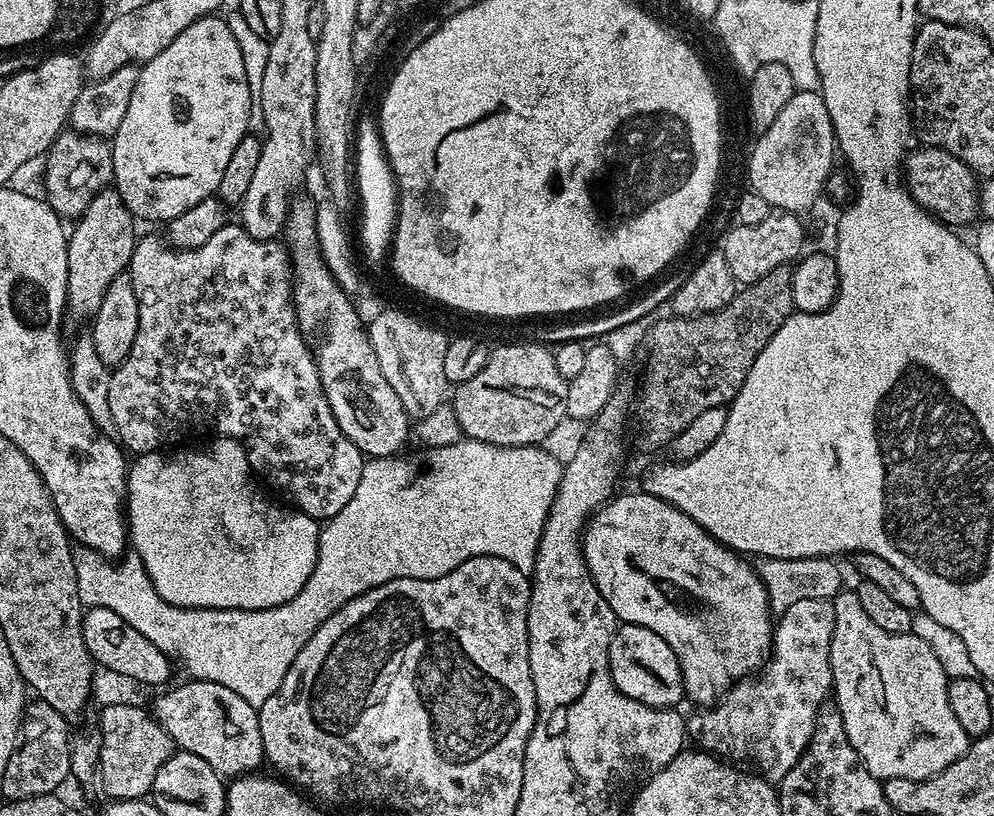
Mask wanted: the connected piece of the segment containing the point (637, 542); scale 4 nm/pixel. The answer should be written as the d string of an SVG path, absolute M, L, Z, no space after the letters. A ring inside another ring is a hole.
M637 490L633 496L619 496L609 500L586 525L582 543L584 545L584 560L588 564L588 575L594 578L602 598L606 598L606 602L610 602L610 610L614 610L617 621L646 626L650 630L654 630L654 634L658 634L658 638L662 638L668 643L670 650L676 655L676 661L680 663L680 679L687 699L689 696L690 699L697 700L700 706L711 706L726 695L733 684L751 677L757 670L763 669L766 661L772 655L774 613L772 605L768 603L764 583L760 581L760 575L757 574L755 567L744 561L747 559L743 555L733 552L731 548L725 548L700 524L694 523L686 514L682 514L677 508L667 504L665 500L659 500L658 497L649 496L640 490Z

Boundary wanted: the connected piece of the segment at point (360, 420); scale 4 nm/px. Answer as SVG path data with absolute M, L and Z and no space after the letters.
M298 199L289 207L286 221L283 223L282 240L290 257L290 276L294 284L294 303L296 318L300 331L305 334L312 332L311 339L320 343L320 356L315 357L316 369L320 371L320 384L328 396L330 410L338 422L338 426L360 447L360 451L368 458L392 458L404 444L408 436L410 417L405 412L398 394L386 382L382 374L382 366L378 366L378 358L374 354L374 346L368 337L365 321L360 321L356 308L352 305L353 297L340 288L338 282L331 276L326 262L320 255L318 234L316 233L316 208L308 200Z

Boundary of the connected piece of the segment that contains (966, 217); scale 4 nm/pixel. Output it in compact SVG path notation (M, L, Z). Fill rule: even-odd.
M921 147L921 152L916 152L906 160L906 187L913 200L929 214L935 214L943 223L949 226L968 224L978 216L978 176L971 168L967 168L961 160L954 158L941 148Z

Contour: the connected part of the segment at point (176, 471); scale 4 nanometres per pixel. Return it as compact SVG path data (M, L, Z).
M216 438L213 441L205 452L188 452L185 456L172 456L169 460L159 451L145 452L137 455L133 459L136 460L133 464L131 461L126 472L128 477L126 532L130 537L130 548L140 555L140 560L144 563L144 572L148 575L149 582L147 581L147 583L150 585L151 591L175 608L244 608L246 610L276 608L280 604L285 604L290 598L294 598L298 594L298 590L302 590L302 586L310 578L316 565L321 525L314 516L308 516L299 510L287 512L286 509L279 508L278 505L271 504L268 500L263 500L252 489L253 477L250 475L248 459L243 454L236 454L232 460L233 441L227 438Z

